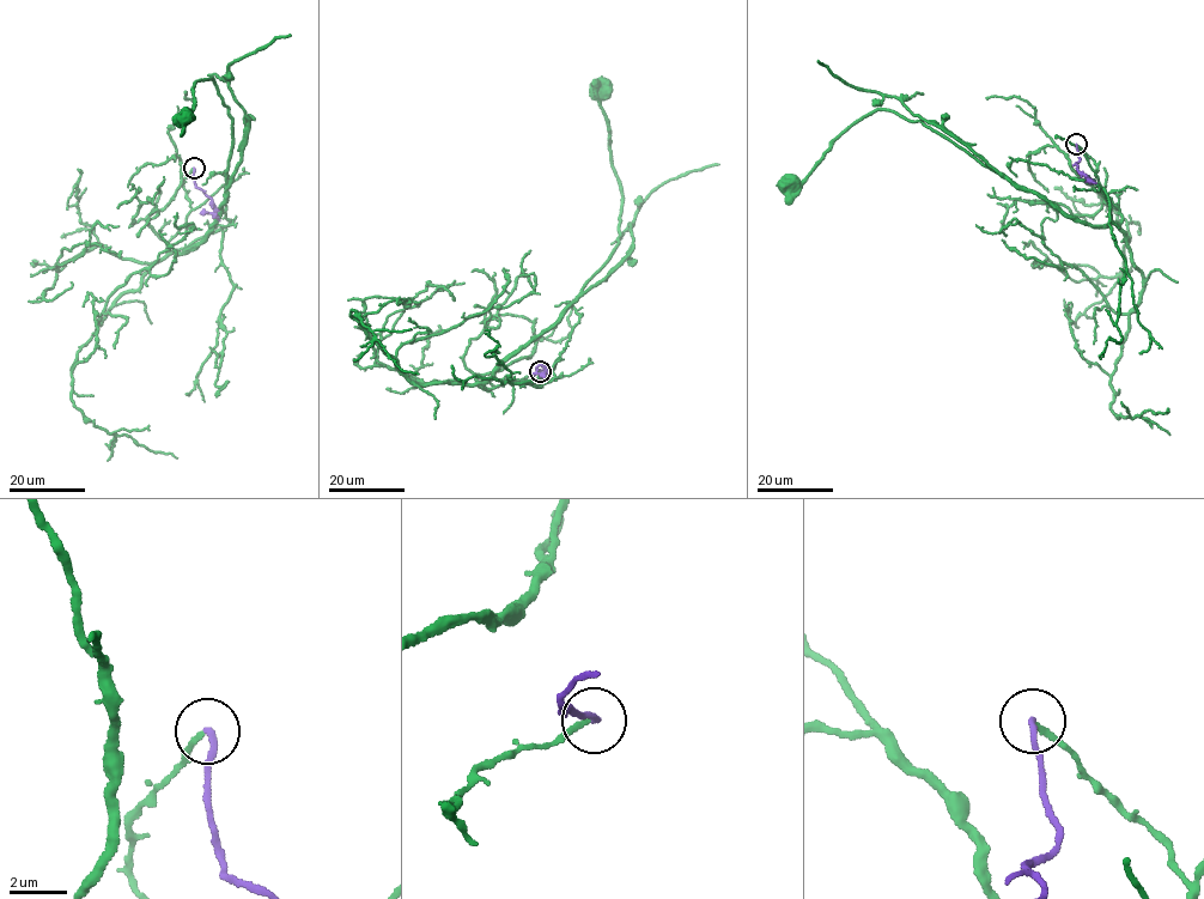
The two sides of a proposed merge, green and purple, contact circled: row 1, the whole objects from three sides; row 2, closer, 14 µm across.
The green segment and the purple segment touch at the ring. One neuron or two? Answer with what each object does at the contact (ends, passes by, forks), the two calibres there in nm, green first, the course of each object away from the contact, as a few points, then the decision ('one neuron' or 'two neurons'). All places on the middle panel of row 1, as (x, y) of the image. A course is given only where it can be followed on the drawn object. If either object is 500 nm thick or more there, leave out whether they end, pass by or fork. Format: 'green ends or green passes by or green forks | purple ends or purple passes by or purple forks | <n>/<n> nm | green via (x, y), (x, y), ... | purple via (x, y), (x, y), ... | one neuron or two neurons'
green ends | purple ends | 190/220 nm | green via (540, 370), (522, 382), (522, 378), (482, 388), (503, 359), (557, 322), (618, 244), (622, 195), (600, 87) | purple via (540, 370), (536, 369), (541, 364), (547, 366), (531, 377) | two neurons

